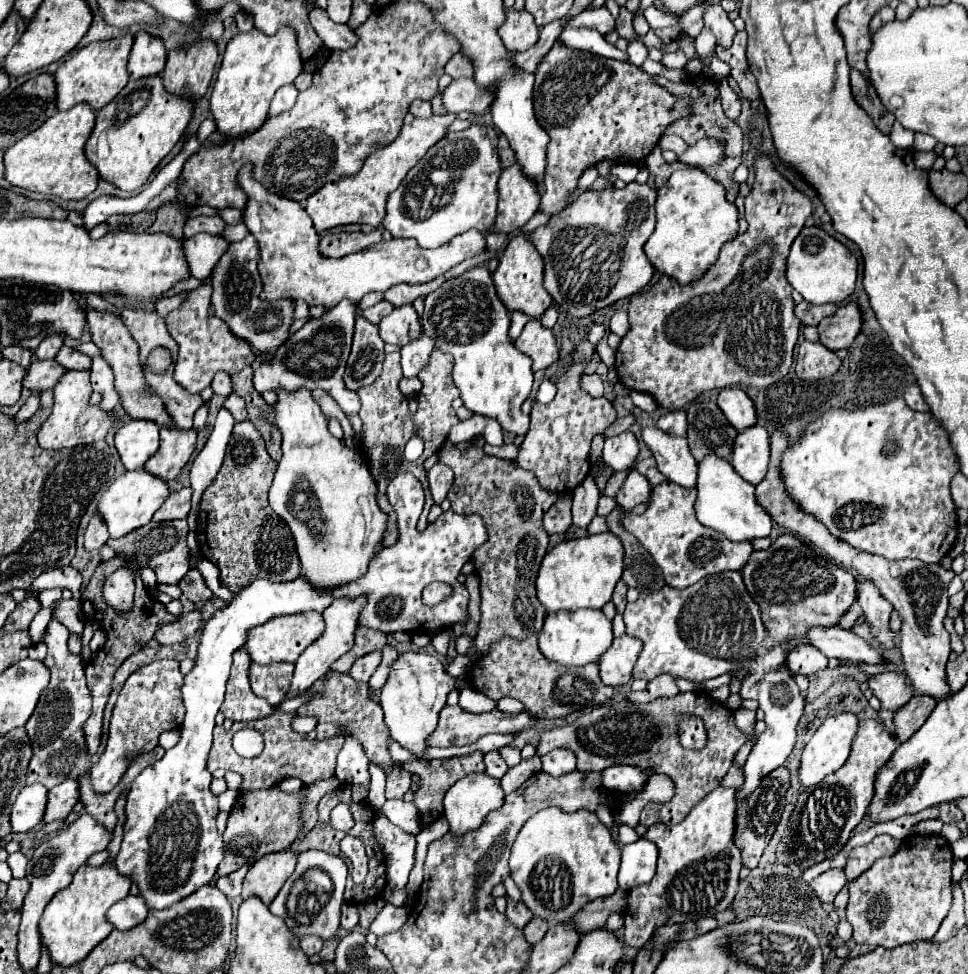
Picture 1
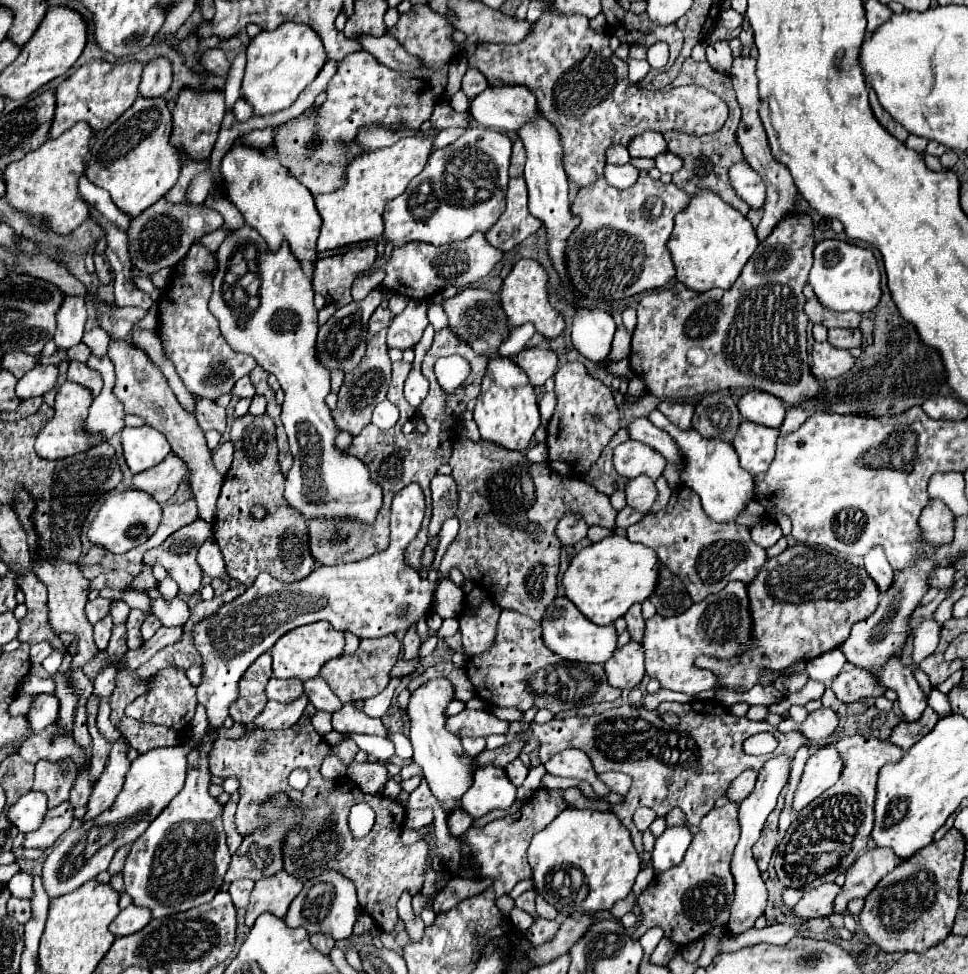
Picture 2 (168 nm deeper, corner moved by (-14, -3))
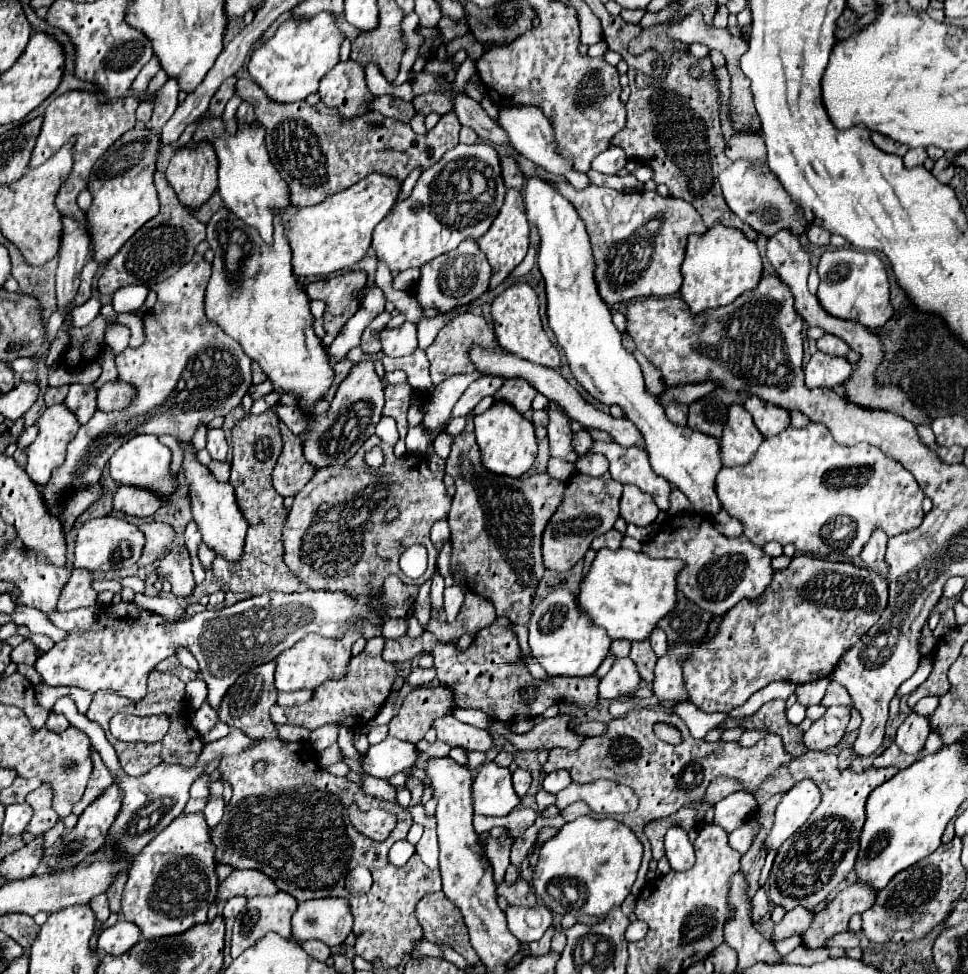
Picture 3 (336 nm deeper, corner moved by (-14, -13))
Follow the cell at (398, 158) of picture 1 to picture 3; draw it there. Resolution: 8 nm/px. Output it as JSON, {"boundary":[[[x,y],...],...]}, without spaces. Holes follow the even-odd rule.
{"boundary":[[[374,173],[354,183],[346,191],[326,197],[314,207],[298,209],[286,223],[286,237],[292,247],[294,273],[302,277],[324,277],[358,263],[372,243],[374,227],[390,213],[390,209],[398,201],[400,187],[402,183],[398,183],[394,175]]]}

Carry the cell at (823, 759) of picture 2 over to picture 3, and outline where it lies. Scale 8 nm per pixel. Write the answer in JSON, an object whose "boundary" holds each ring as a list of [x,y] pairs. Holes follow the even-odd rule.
{"boundary":[[[810,779],[798,781],[776,807],[774,827],[766,839],[768,849],[778,849],[796,829],[800,829],[812,811],[818,807],[822,799],[822,791],[818,791],[816,783]]]}

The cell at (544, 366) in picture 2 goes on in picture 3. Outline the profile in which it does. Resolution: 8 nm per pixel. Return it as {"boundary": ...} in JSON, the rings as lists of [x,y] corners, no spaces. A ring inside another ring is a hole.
{"boundary":[[[506,379],[504,385],[498,389],[498,393],[494,395],[494,399],[506,399],[508,403],[512,403],[520,413],[526,413],[532,405],[532,399],[536,397],[538,391],[534,391],[534,387],[530,387],[530,383],[526,383],[526,379]]]}

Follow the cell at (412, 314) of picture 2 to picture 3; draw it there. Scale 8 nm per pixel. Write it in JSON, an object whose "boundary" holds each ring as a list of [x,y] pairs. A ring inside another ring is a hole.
{"boundary":[[[404,321],[396,329],[384,329],[380,333],[382,341],[382,351],[388,357],[404,357],[416,351],[418,341],[416,341],[416,325],[410,321]]]}

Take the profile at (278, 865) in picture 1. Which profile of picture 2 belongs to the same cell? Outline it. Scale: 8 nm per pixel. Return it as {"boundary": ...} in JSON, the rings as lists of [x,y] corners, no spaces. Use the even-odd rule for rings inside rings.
{"boundary":[[[280,871],[274,877],[256,881],[250,893],[250,903],[246,907],[244,925],[252,927],[262,913],[274,913],[276,917],[284,917],[294,897],[300,893],[300,889],[302,889],[302,881],[298,881],[296,877],[290,877],[286,871]]]}

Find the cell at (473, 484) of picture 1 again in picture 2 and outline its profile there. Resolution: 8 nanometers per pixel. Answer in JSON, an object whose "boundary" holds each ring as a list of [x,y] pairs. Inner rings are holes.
{"boundary":[[[456,439],[448,465],[452,467],[452,477],[458,485],[458,509],[454,517],[460,521],[460,531],[440,561],[440,575],[446,575],[450,569],[460,569],[466,579],[480,585],[502,609],[514,609],[540,621],[546,607],[554,601],[558,583],[560,541],[554,535],[556,523],[564,511],[572,511],[580,513],[590,527],[606,527],[614,533],[616,511],[612,509],[610,499],[580,479],[554,473],[548,463],[530,463],[524,453],[506,453],[506,449],[498,449],[498,445],[484,439]]]}

